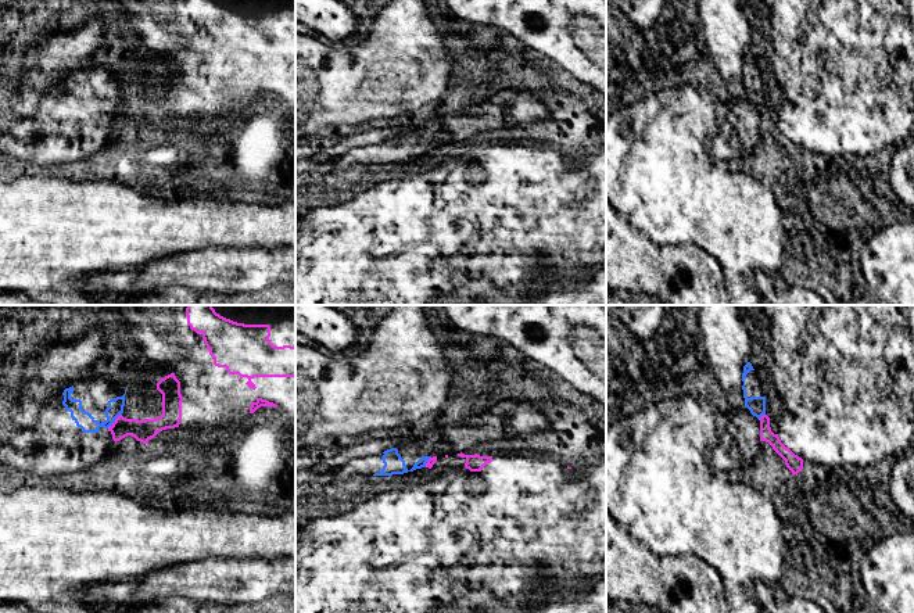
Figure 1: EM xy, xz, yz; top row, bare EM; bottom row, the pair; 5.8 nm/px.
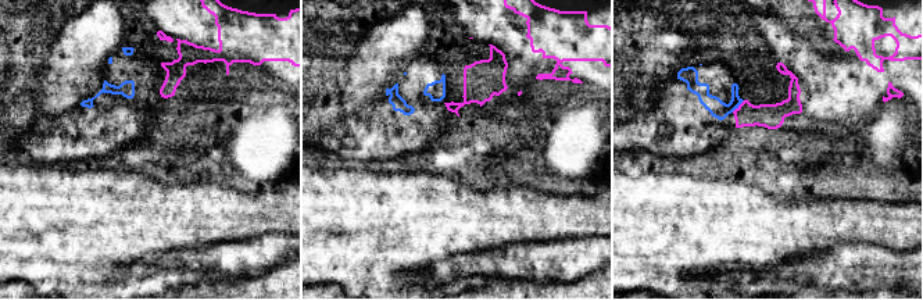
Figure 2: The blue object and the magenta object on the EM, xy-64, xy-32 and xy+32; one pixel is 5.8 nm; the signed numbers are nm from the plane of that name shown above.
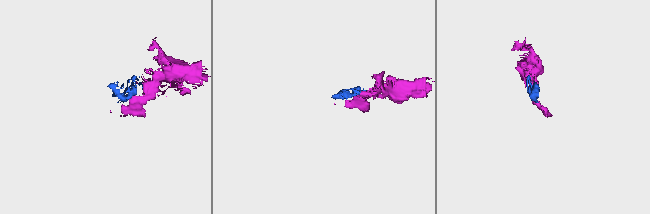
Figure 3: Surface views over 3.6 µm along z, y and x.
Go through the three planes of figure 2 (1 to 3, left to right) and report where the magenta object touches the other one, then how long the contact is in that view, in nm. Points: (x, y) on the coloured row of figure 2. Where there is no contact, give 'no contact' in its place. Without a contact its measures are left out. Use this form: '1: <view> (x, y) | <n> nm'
1: no contact
2: no contact
3: xy+32 (737, 106) | 100 nm

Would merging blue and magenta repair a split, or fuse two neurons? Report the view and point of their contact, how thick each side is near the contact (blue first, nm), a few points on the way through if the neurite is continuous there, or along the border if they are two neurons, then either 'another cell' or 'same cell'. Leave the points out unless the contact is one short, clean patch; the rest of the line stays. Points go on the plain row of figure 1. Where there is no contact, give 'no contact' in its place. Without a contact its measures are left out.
xy (114, 110) | 100/130 nm | another cell

